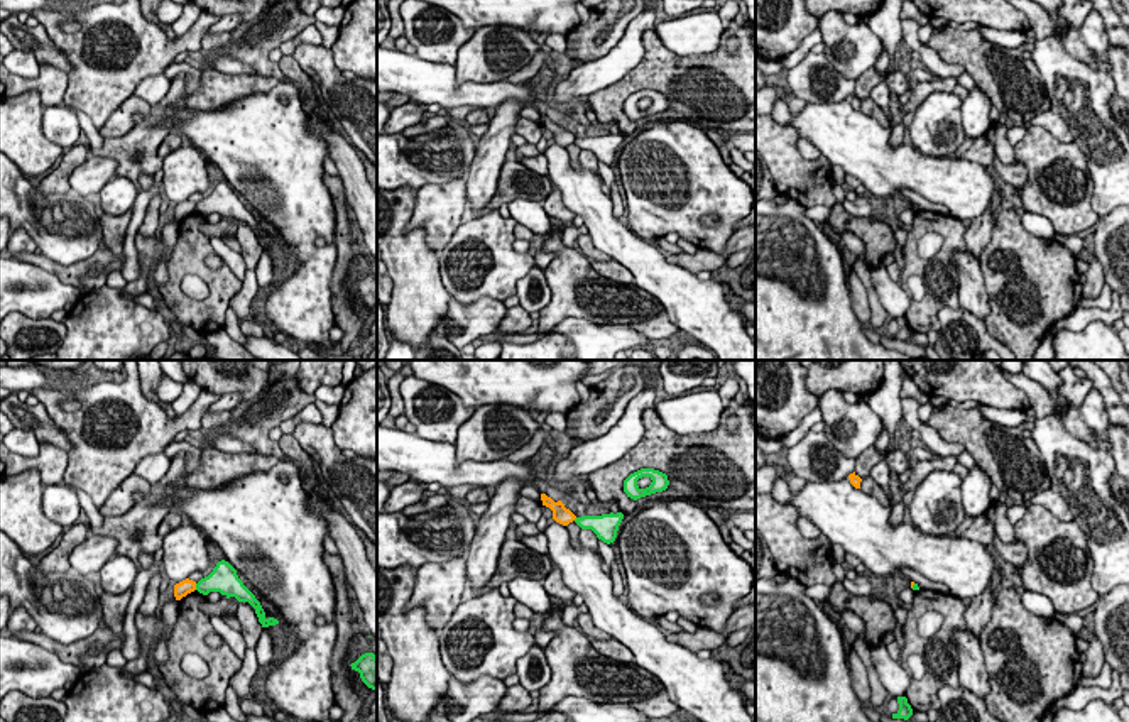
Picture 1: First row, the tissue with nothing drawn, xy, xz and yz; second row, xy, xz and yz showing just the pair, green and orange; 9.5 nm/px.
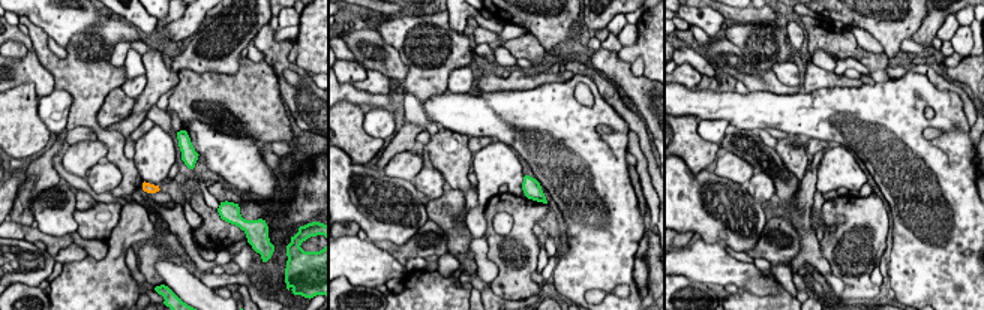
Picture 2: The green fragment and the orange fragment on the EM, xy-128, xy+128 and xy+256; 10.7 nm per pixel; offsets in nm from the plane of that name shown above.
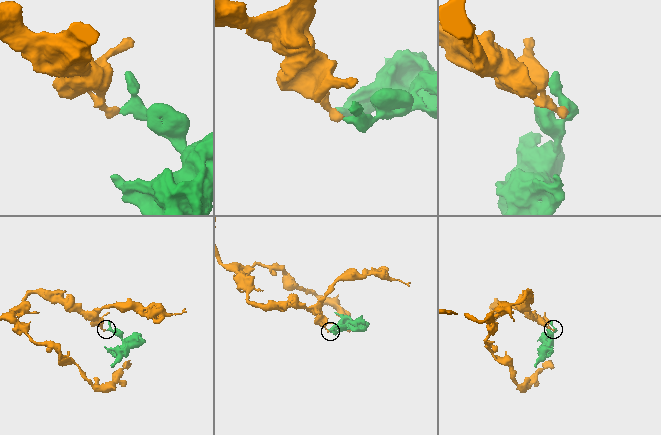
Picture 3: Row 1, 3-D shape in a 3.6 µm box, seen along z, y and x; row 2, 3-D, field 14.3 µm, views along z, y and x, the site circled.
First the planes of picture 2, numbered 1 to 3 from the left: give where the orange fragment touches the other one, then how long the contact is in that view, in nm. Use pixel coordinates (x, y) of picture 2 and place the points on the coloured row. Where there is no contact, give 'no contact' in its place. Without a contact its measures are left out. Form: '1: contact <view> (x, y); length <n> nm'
1: no contact
2: no contact
3: no contact

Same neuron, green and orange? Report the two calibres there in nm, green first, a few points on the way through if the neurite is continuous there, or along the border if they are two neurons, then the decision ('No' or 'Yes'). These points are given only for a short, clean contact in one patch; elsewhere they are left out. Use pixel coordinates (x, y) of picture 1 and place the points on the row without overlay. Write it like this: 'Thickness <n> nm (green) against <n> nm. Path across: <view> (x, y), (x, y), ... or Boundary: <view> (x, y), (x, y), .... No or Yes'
Thickness 240 nm (green) against 140 nm. Boundary: xy (195, 205), (196, 210). No

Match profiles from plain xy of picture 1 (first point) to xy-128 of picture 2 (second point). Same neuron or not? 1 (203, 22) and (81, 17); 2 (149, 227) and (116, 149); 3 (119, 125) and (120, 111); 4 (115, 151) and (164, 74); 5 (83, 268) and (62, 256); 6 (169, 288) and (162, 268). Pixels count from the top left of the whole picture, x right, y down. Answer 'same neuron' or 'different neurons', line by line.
1: different neurons
2: same neuron
3: same neuron
4: same neuron
5: different neurons
6: different neurons

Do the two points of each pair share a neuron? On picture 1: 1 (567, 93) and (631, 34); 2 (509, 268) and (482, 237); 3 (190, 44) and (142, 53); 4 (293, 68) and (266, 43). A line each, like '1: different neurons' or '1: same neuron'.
1: same neuron
2: same neuron
3: same neuron
4: different neurons

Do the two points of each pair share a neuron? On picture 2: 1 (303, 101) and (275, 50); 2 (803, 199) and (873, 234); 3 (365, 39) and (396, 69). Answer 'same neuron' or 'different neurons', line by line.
1: same neuron
2: different neurons
3: same neuron

